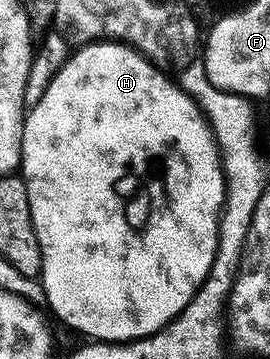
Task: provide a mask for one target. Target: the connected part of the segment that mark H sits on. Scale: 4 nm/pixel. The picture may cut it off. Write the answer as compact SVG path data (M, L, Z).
M101 41L98 43L86 43L79 49L73 50L68 59L57 71L57 75L48 83L47 89L40 95L40 99L31 104L30 110L24 116L24 132L22 133L21 164L22 175L26 180L28 189L28 200L30 201L30 217L34 225L34 233L38 237L38 245L42 253L42 265L40 266L40 283L44 286L46 307L49 312L53 311L62 322L68 327L73 327L76 331L88 335L89 340L103 341L106 343L130 343L134 339L145 339L148 335L153 335L155 331L161 331L198 293L202 281L206 281L206 273L210 273L210 265L214 265L214 253L218 249L218 225L220 224L220 210L224 207L224 166L220 164L220 151L216 148L216 138L212 136L212 130L208 128L208 123L204 119L204 114L200 112L200 106L188 96L180 87L179 82L172 83L167 74L156 67L150 60L145 59L139 51L128 46L127 43L115 41Z

